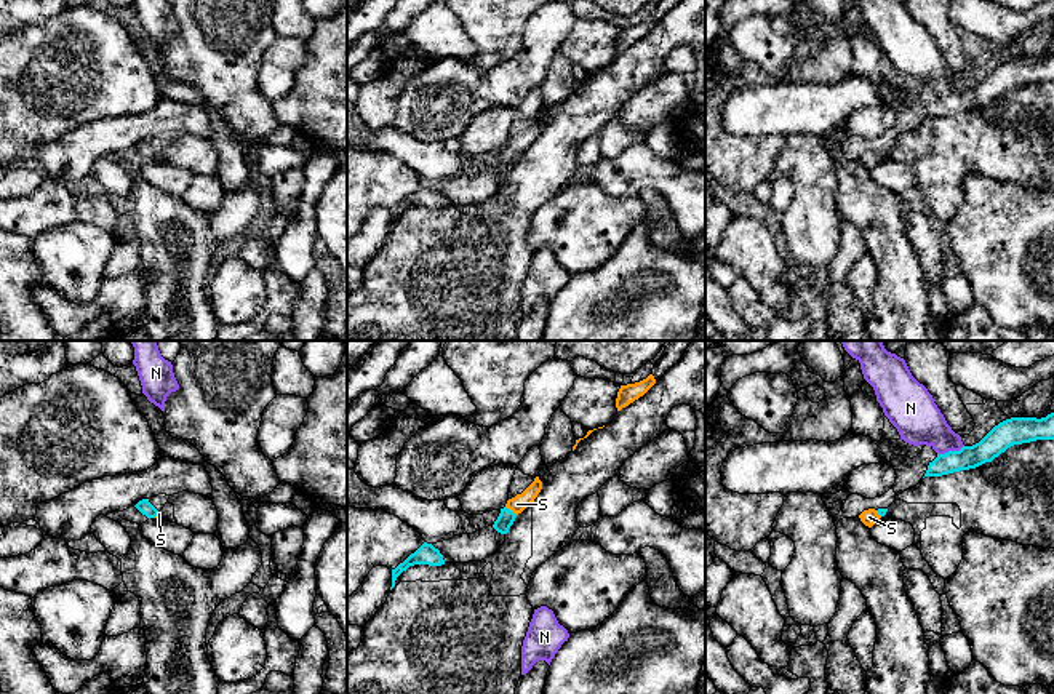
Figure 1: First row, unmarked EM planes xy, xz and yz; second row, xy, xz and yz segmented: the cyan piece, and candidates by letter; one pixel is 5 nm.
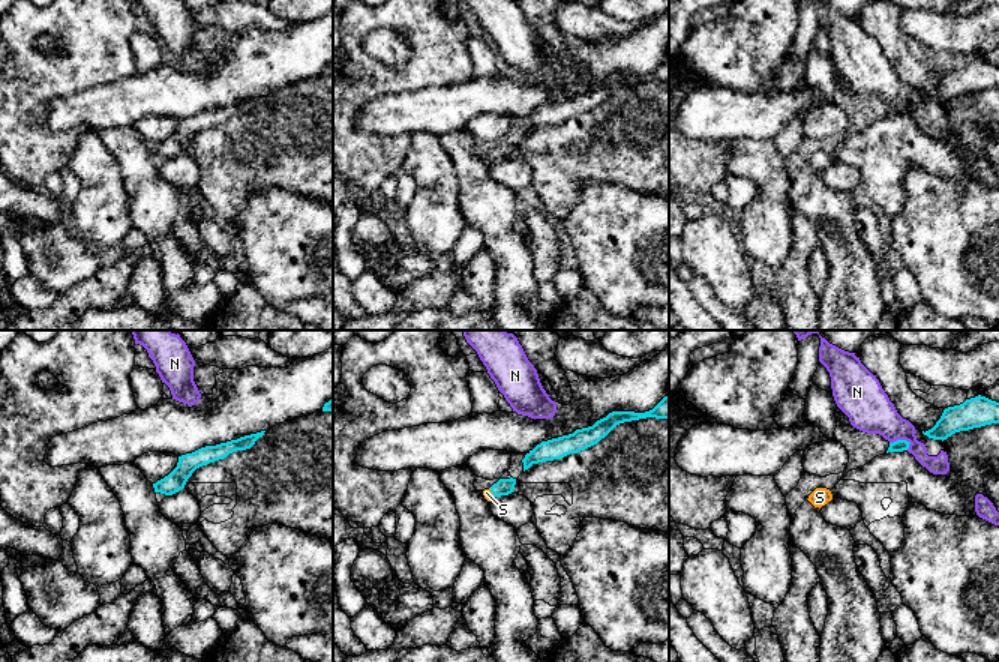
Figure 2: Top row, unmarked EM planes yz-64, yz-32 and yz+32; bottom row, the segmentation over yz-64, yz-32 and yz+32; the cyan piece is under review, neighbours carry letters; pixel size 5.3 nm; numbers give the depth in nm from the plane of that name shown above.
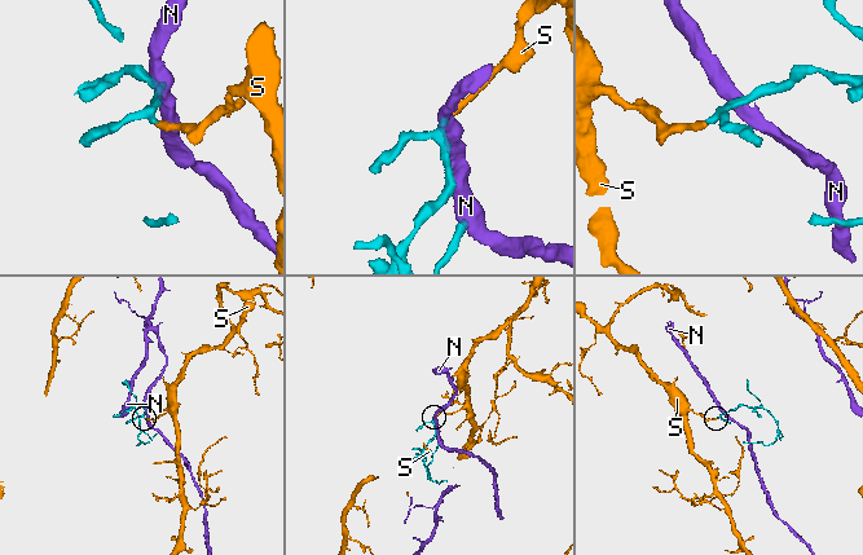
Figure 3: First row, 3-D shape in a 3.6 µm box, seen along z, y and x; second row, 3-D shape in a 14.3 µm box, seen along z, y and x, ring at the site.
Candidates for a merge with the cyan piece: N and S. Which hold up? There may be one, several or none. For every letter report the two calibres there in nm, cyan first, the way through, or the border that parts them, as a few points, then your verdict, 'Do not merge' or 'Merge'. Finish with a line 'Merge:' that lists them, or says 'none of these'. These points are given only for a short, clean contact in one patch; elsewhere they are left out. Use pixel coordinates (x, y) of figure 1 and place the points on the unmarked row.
N: Thickness 120 nm (cyan) against 240 nm. Boundary: yz (963, 87), (958, 91), (938, 96). Do not merge
S: Thickness 90 nm (cyan) against 90 nm. Path across: xz (506, 160), (511, 152), (517, 146). Merge
Merge: S

